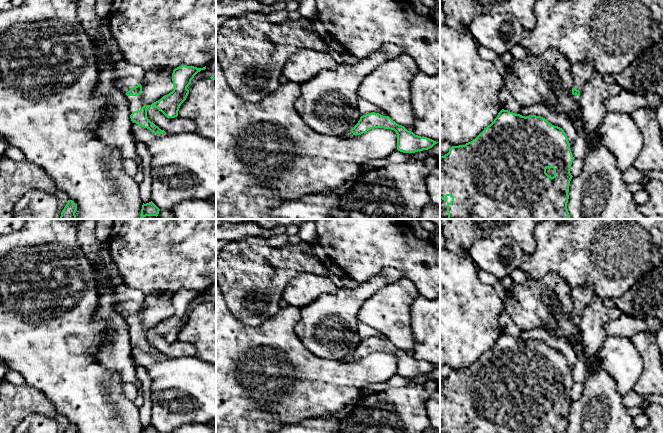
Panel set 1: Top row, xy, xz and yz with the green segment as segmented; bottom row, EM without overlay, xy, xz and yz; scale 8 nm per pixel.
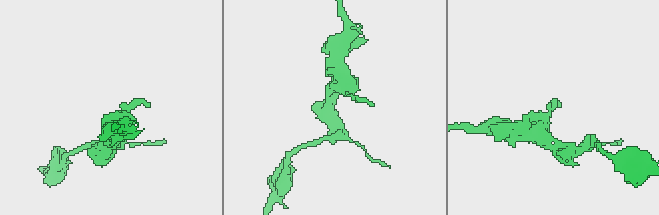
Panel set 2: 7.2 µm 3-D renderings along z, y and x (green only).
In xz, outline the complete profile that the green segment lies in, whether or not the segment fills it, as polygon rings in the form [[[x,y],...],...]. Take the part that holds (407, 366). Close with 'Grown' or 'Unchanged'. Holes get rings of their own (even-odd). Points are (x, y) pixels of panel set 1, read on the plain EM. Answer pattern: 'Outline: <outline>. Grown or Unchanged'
Outline: [[[371,336],[360,341],[358,347],[350,354],[341,359],[343,362],[350,362],[353,359],[361,359],[373,352],[384,352],[394,354],[397,358],[397,374],[403,377],[415,377],[428,374],[438,366],[415,359],[404,350],[397,348],[389,340]]]. Grown

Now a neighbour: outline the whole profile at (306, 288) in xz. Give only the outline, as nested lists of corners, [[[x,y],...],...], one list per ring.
[[[303,273],[290,281],[282,298],[288,305],[303,307],[325,294],[335,294],[338,287],[328,278]]]

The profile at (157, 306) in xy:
[[[158,291],[144,294],[143,303],[140,306],[142,316],[140,320],[144,329],[151,329],[169,318],[174,313],[172,305],[172,292]]]

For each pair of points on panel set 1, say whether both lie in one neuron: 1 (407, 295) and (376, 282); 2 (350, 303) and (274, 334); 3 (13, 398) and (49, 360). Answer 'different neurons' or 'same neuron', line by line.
1: different neurons
2: different neurons
3: different neurons

